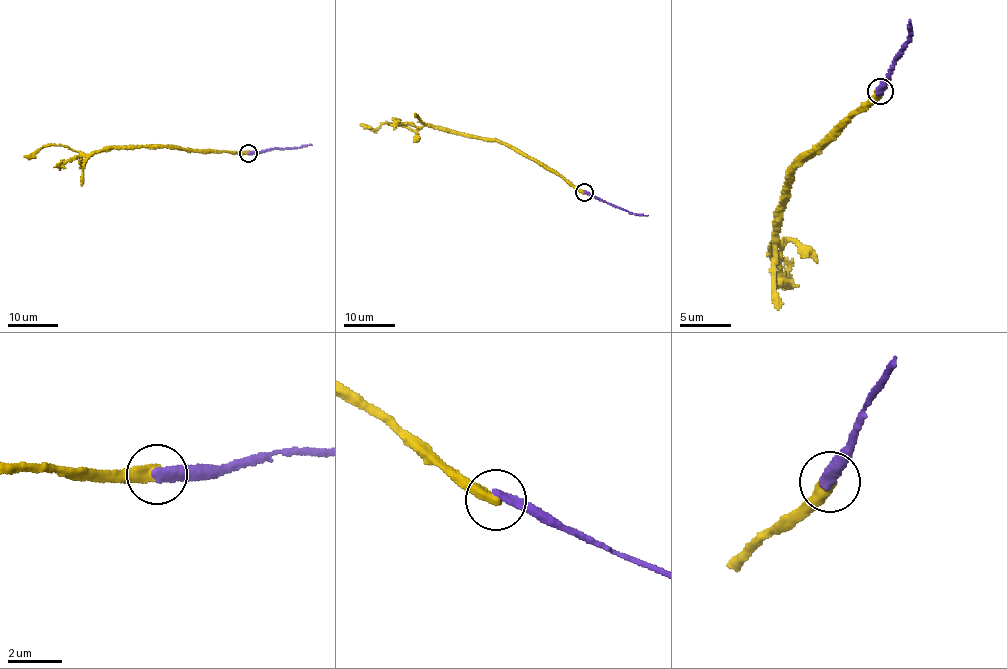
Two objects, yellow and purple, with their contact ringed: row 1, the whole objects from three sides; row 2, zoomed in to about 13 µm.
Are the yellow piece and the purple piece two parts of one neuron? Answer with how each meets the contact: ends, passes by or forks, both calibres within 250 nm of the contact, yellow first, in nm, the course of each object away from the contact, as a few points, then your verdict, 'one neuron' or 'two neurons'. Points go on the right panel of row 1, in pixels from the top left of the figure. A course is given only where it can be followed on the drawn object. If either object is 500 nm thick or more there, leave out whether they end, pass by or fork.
yellow ends | purple ends | 440/400 nm | yellow via (880, 92), (792, 172), (776, 241), (785, 242), (776, 240), (770, 253), (788, 266), (783, 289) | purple via (880, 92), (908, 38), (909, 21) | two neurons

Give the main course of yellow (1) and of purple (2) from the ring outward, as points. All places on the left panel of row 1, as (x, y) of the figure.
1: (248, 153), (158, 146), (113, 148), (90, 154), (67, 146), (47, 145), (24, 157)
2: (248, 153), (312, 145)

